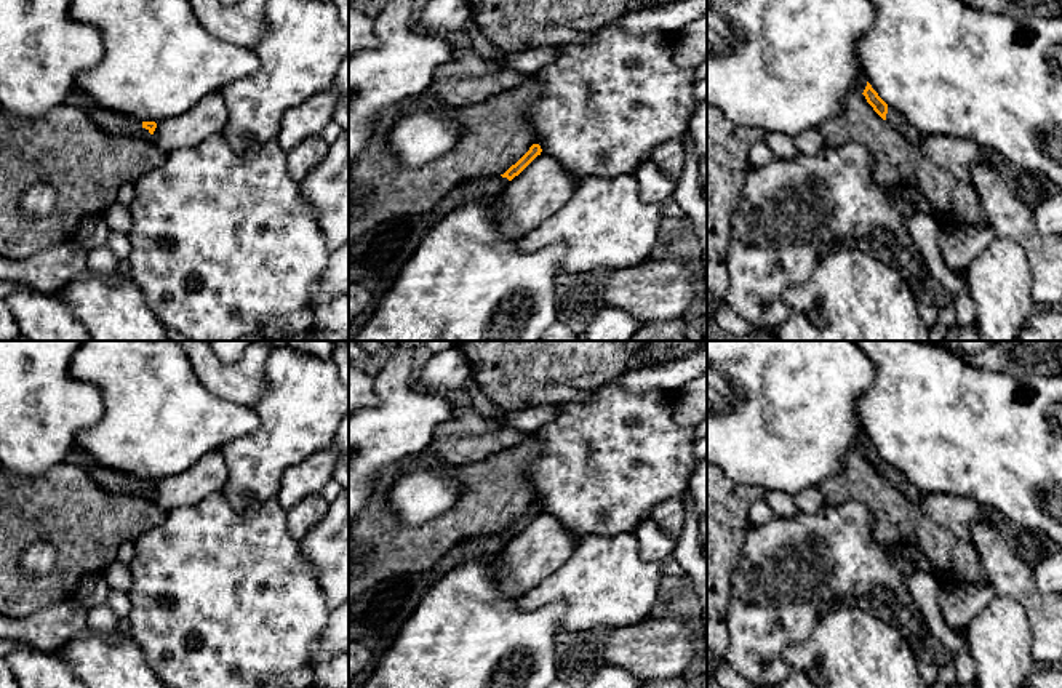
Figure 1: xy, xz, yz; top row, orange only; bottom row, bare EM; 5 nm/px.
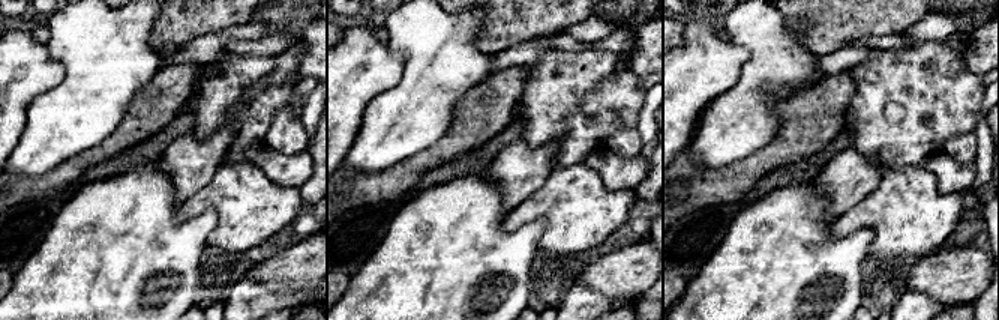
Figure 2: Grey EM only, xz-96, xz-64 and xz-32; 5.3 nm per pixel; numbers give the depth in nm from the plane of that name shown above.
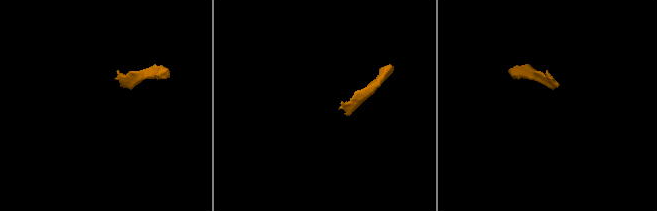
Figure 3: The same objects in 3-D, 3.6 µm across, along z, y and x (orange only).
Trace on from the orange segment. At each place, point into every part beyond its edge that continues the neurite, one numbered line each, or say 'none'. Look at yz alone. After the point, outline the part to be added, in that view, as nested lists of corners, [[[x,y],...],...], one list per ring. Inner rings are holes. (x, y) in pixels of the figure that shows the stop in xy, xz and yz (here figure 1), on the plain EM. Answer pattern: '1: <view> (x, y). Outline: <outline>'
1: yz (893, 476). Outline: [[[888,464],[886,480],[897,488],[908,501],[920,504],[923,499],[923,493],[913,486],[902,472],[899,472],[896,467]]]

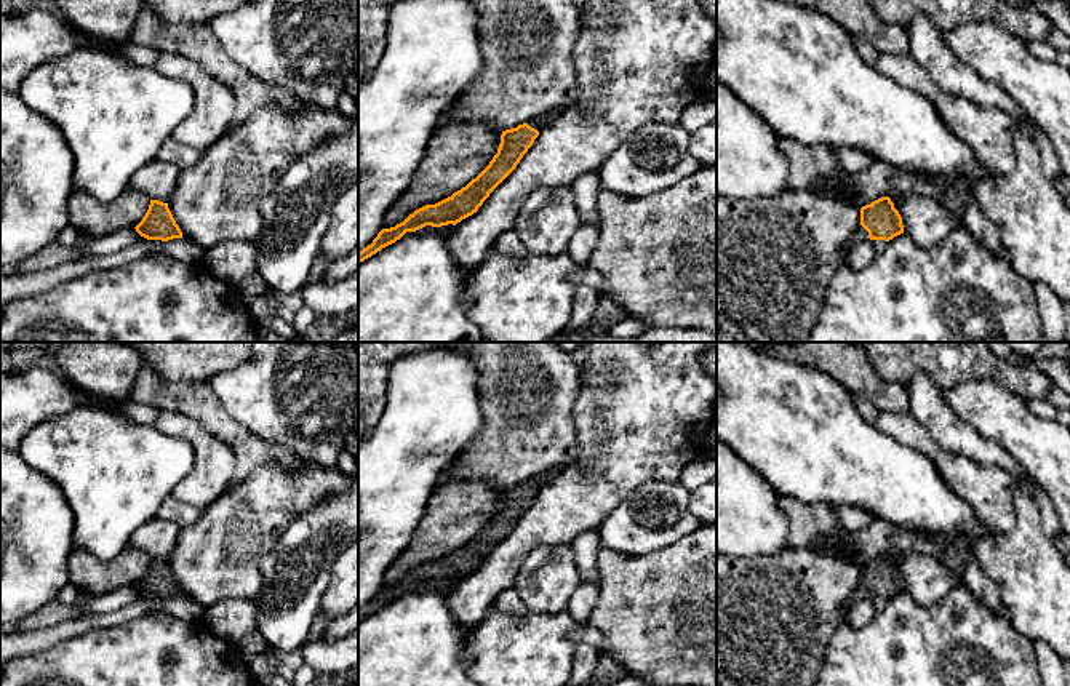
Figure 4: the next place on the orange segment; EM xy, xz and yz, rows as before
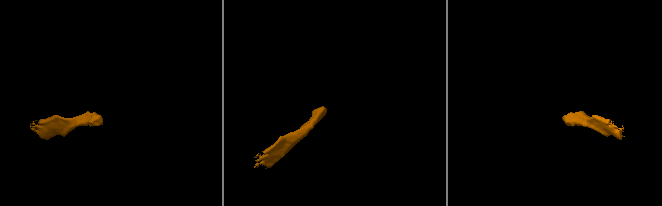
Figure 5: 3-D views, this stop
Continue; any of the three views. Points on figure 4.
1: yz (861, 592). Outline: [[[859,584],[859,587],[854,590],[851,600],[849,600],[849,604],[852,604],[854,601],[859,601],[859,600],[864,600],[864,598],[868,598],[868,590]]]

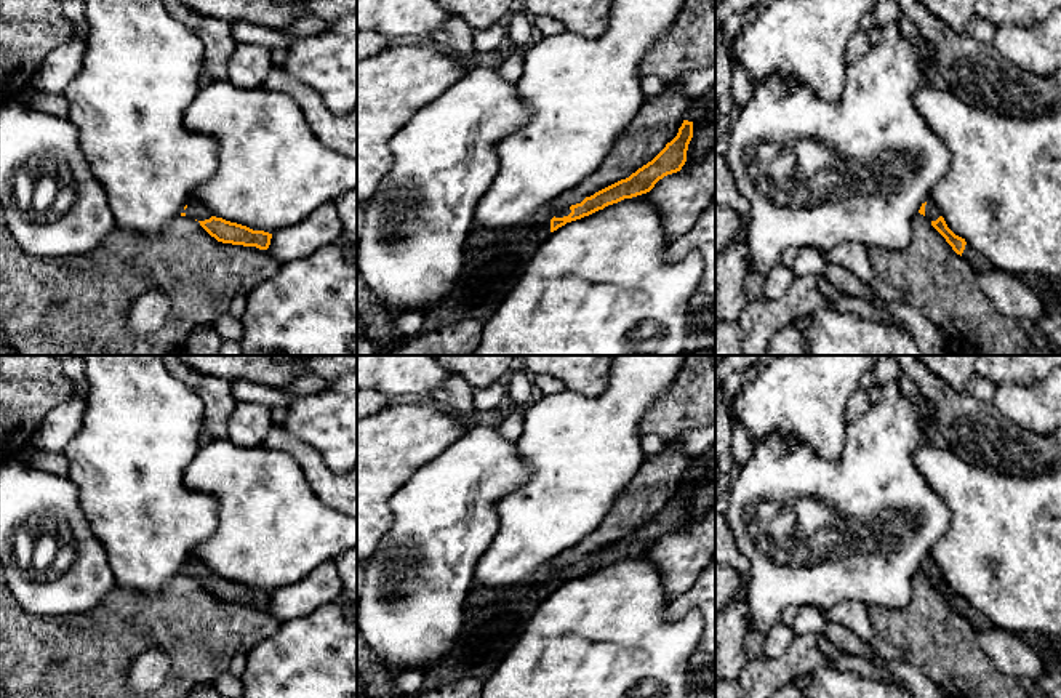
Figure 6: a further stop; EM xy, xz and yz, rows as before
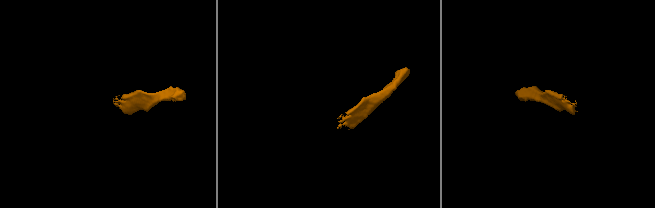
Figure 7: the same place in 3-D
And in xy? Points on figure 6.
1: xy (197, 569). Outline: [[[192,559],[186,568],[182,568],[181,572],[184,572],[187,576],[194,576],[197,580],[205,580],[210,578],[213,573],[211,570],[197,559]]]

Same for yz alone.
1: yz (932, 570). Outline: [[[927,559],[927,564],[925,564],[925,575],[927,575],[927,578],[931,581],[931,580],[936,580],[939,575],[941,575],[941,572],[939,572],[939,568],[938,568],[938,565],[935,564],[935,560],[933,559]]]

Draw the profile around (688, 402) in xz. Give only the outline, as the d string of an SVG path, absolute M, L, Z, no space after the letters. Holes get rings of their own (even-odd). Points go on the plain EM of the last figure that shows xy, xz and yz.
M688 355L666 392L643 413L640 437L656 434L674 440L680 434L715 423L715 355Z

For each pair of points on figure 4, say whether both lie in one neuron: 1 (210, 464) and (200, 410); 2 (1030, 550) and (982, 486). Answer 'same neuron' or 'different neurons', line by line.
1: different neurons
2: different neurons

